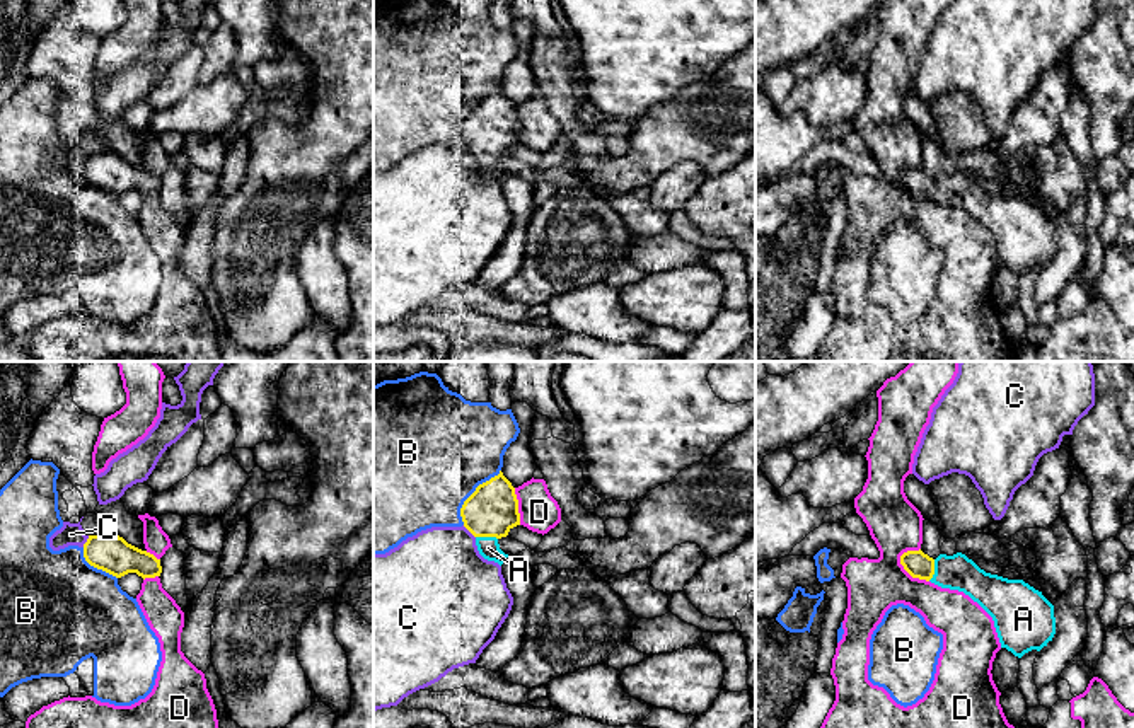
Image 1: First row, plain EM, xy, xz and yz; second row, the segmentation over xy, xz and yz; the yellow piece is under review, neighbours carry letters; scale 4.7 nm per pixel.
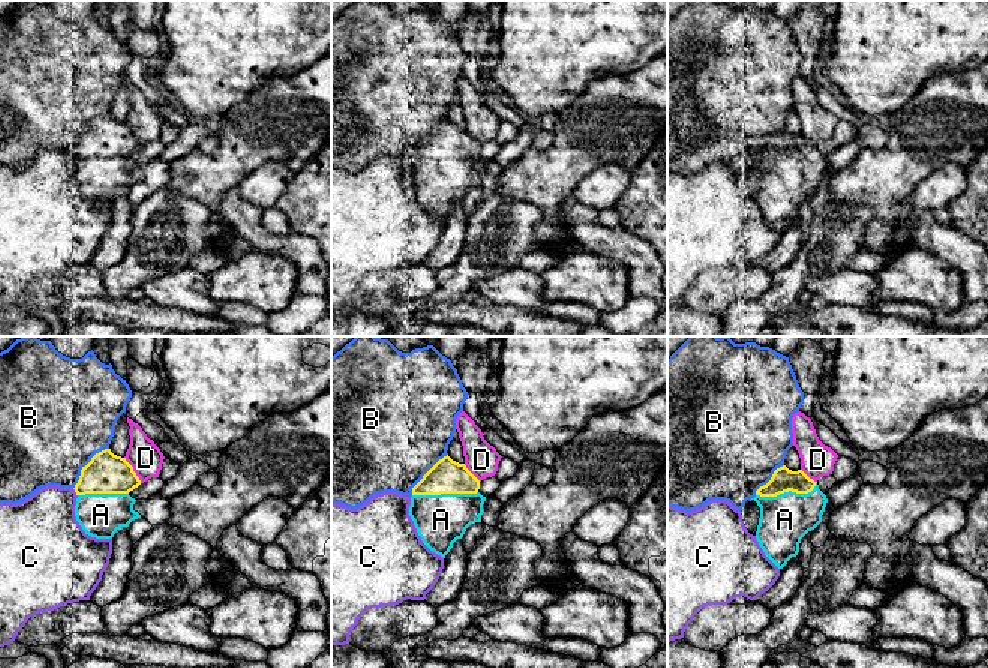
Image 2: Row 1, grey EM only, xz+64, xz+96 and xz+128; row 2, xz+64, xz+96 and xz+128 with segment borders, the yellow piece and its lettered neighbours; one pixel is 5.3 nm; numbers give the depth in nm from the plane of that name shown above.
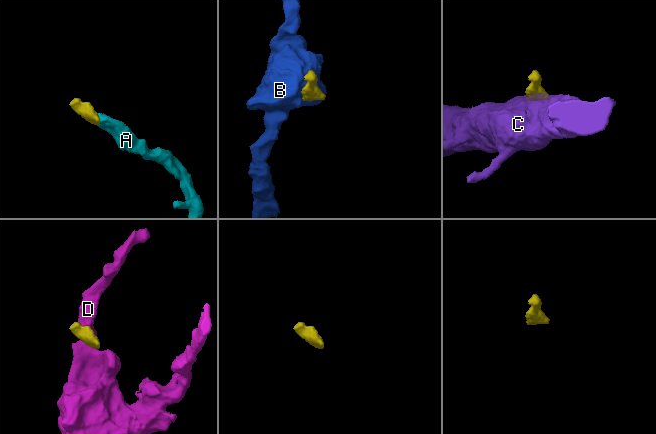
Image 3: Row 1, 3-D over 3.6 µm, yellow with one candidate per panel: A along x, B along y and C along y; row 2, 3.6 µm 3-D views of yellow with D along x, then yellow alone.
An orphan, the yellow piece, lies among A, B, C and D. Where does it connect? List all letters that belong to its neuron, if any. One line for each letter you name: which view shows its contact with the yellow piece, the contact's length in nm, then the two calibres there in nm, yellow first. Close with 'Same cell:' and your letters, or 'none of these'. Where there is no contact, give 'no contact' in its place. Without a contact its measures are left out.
A: contact in xz; length 110 nm; calibres 240 and 100 nm
Same cell: A

